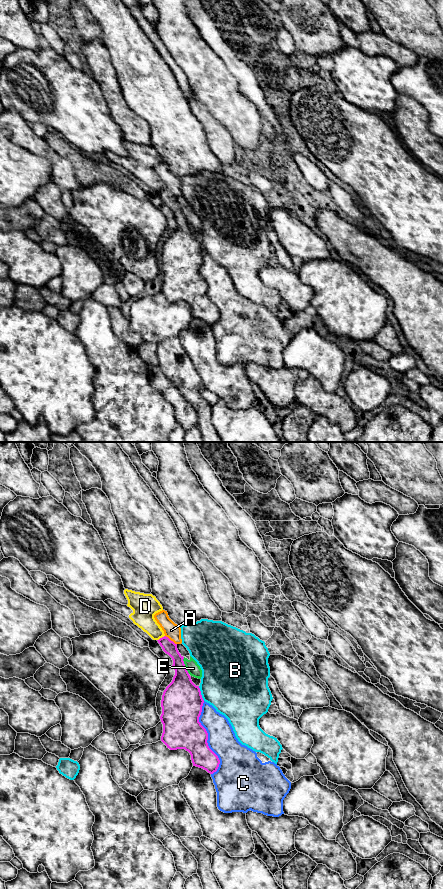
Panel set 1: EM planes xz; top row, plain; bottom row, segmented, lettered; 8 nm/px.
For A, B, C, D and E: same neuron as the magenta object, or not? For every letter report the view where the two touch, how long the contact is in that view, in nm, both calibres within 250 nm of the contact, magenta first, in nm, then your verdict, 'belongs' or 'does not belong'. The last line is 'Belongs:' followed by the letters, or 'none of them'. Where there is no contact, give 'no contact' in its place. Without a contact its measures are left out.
A: xz | 120 nm | 110/130 nm | belongs
B: xz | 130 nm | 320/460 nm | does not belong
C: xz | 600 nm | 300/220 nm | does not belong
D: xz | 80 nm | 110/180 nm | does not belong
E: xz | 140 nm | 280/100 nm | does not belong
Belongs: A

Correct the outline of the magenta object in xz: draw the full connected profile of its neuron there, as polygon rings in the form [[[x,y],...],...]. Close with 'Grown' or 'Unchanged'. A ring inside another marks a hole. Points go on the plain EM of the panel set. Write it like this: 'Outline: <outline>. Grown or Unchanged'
Outline: [[[162,162],[154,167],[165,188],[158,195],[172,212],[175,227],[163,244],[160,268],[163,276],[161,293],[170,302],[185,301],[191,307],[193,318],[213,326],[220,312],[209,300],[208,285],[199,274],[204,252],[199,238],[196,238],[185,219],[184,209],[177,197],[182,195],[181,180]]]. Grown

